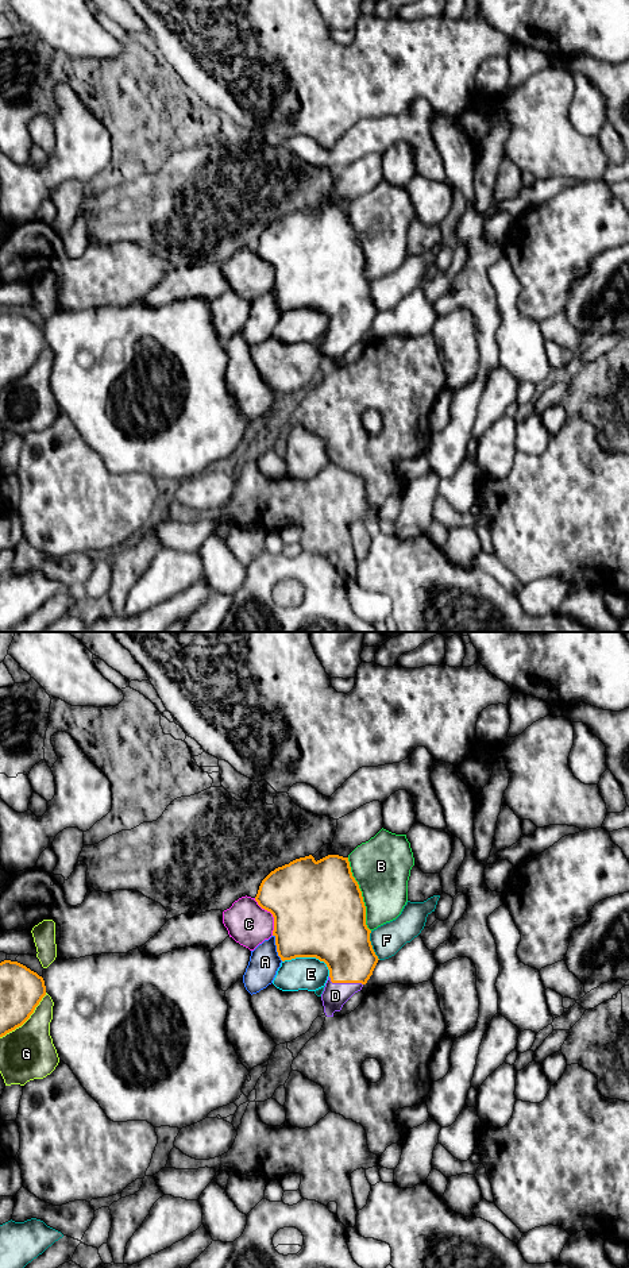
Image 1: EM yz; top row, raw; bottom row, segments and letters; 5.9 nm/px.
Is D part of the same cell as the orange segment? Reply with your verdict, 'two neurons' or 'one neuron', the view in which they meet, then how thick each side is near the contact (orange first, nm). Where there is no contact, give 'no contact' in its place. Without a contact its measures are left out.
one neuron | yz | 340/150 nm

